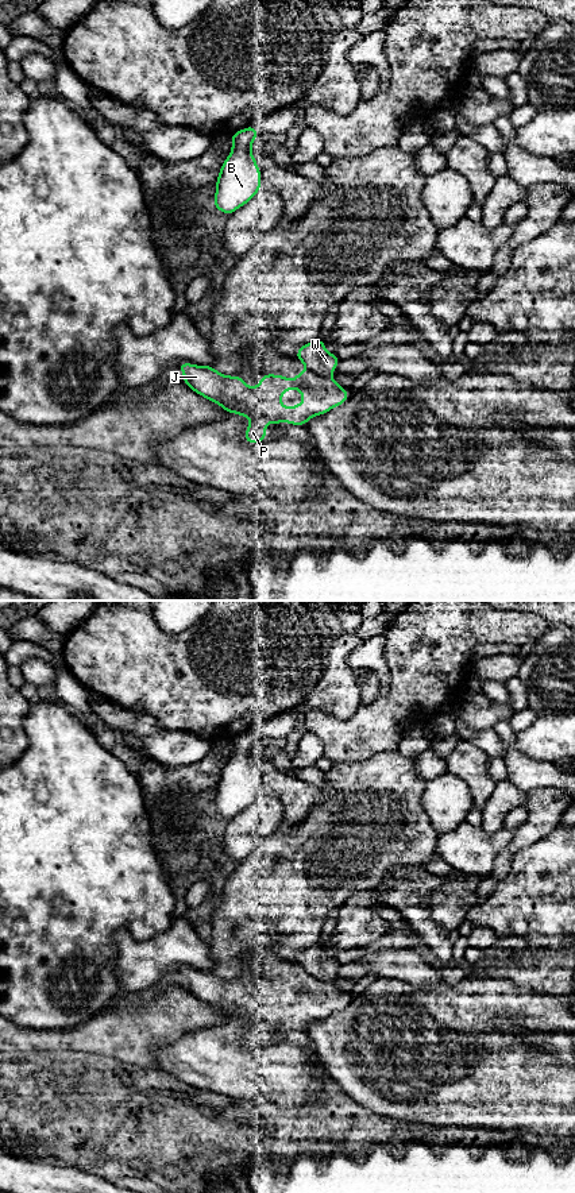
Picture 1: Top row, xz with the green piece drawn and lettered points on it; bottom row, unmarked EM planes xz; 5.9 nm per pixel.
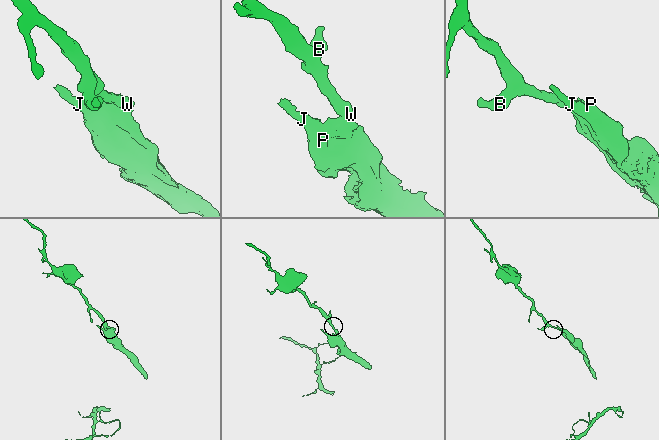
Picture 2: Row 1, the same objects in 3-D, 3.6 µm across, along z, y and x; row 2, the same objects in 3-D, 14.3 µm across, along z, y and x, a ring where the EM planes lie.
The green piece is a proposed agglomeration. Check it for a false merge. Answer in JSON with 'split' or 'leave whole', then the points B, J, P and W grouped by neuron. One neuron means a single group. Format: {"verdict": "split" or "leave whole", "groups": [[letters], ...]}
{"verdict": "split", "groups": [["B", "W"], ["J", "P"]]}

